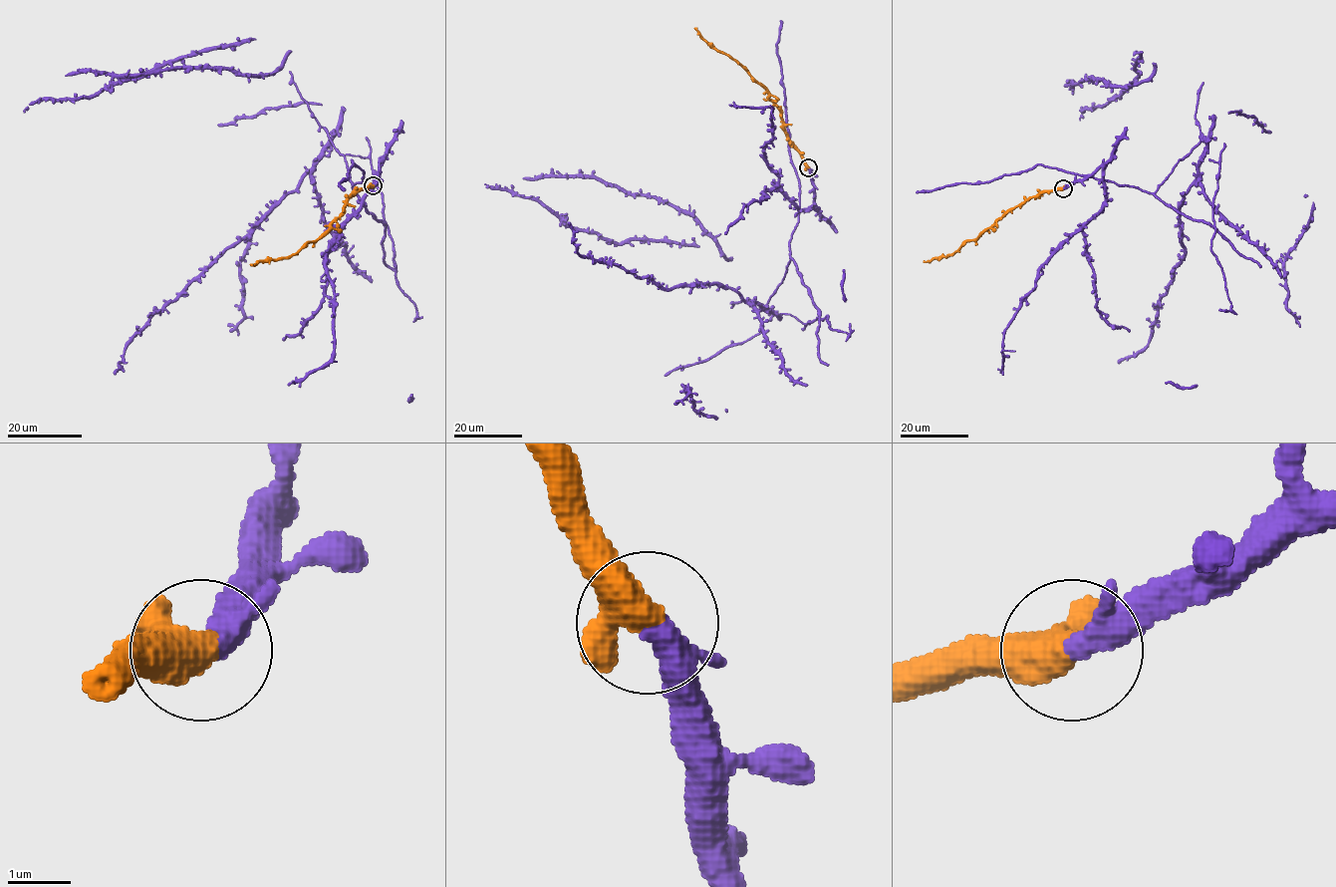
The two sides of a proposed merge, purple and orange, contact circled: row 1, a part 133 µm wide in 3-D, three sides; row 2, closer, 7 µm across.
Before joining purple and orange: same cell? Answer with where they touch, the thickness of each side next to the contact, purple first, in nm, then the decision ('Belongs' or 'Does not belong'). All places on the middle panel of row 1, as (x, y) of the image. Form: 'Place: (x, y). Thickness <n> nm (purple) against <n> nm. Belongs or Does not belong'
Place: (808, 167). Thickness 400 nm (purple) against 480 nm. Belongs

